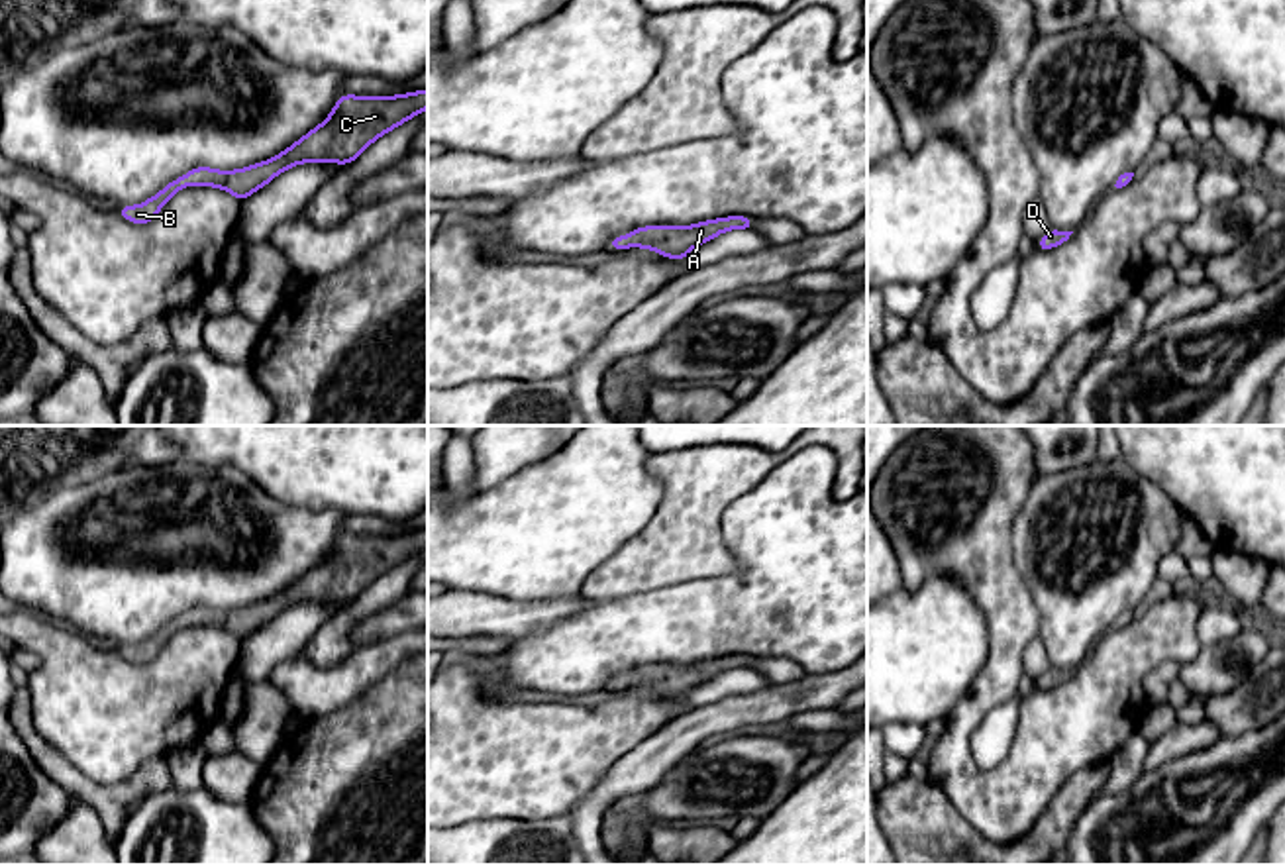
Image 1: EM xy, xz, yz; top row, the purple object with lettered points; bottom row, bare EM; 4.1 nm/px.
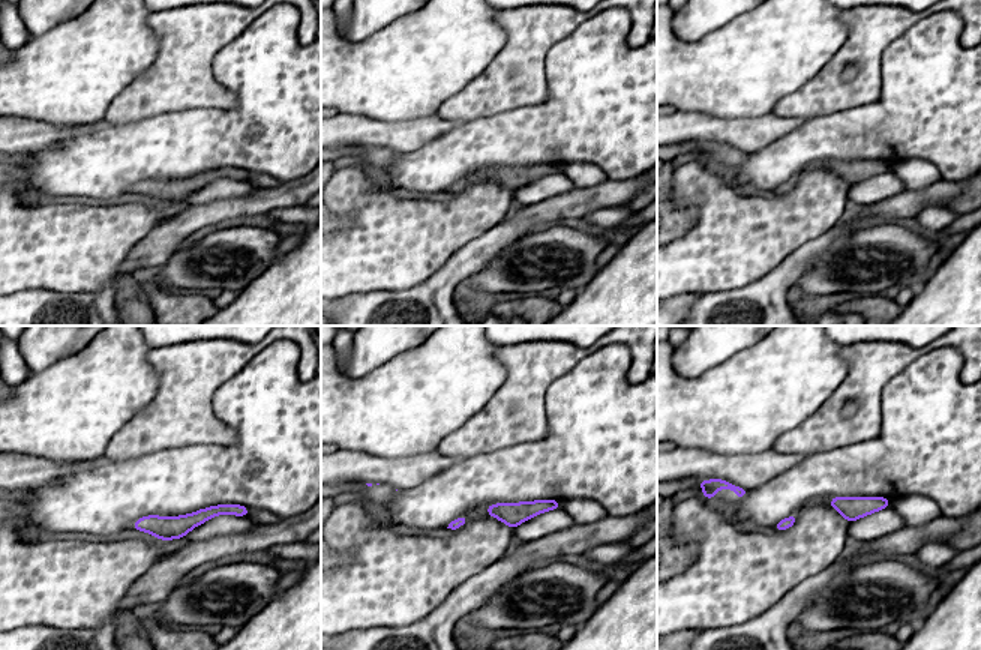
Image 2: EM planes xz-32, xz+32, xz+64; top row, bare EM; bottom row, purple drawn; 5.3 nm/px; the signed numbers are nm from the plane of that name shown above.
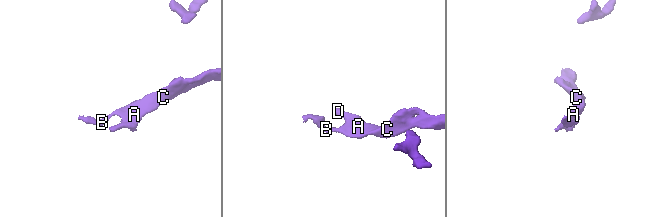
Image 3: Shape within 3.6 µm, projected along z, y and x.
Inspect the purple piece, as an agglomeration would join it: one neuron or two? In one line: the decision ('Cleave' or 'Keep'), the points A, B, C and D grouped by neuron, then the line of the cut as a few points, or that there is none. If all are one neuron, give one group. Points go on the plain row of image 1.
Keep. Groups: A B C D. No split

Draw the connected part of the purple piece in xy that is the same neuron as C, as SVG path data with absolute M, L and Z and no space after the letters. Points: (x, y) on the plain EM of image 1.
M428 528L396 535L337 537L330 555L273 598L235 610L196 606L171 620L149 639L137 645L120 645L118 651L131 663L149 663L159 649L184 626L214 626L233 634L239 643L269 624L277 614L300 602L349 604L373 581L428 547Z

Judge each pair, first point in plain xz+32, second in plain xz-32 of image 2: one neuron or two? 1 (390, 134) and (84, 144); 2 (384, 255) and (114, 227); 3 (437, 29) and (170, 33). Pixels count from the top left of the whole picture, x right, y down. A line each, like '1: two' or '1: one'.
1: two
2: one
3: two

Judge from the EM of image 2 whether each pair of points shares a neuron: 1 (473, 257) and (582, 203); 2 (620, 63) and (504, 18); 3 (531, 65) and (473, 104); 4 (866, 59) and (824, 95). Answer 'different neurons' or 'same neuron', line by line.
1: same neuron
2: different neurons
3: same neuron
4: same neuron

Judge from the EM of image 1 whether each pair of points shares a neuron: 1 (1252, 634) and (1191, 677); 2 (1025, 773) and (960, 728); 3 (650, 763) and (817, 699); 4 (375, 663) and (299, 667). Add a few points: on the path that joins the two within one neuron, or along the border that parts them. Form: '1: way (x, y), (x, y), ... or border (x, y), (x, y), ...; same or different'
1: way (1236, 650), (1231, 650), (1207, 673); same
2: way (1001, 777), (979, 777), (960, 758), (960, 752); same
3: way (691, 730), (738, 711), (775, 703); same
4: way (356, 675), (318, 677); same

